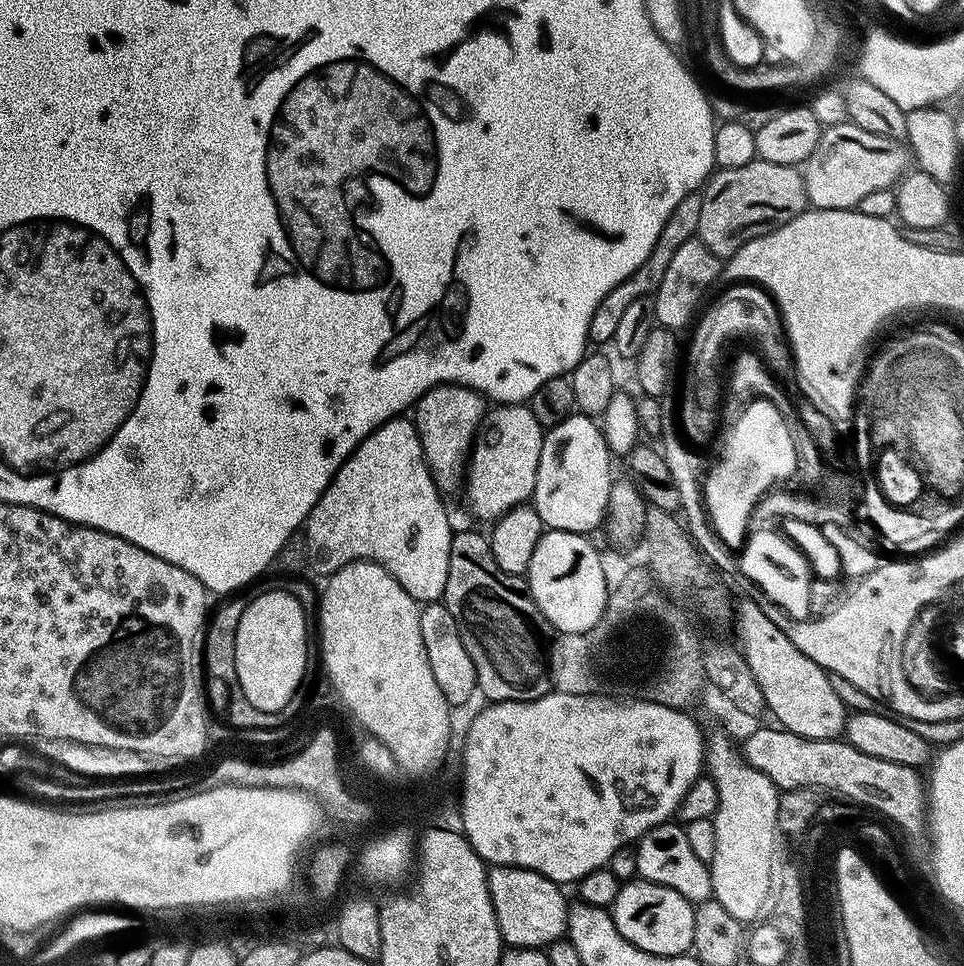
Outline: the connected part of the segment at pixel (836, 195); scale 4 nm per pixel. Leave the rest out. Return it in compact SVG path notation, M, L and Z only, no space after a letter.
M851 122L827 125L802 168L809 205L855 209L866 195L891 189L905 175L908 162L909 149L899 139L862 130Z

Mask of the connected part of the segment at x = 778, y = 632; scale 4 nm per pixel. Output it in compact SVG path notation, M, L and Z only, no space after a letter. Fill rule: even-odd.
M744 600L737 608L734 608L734 623L740 631L740 644L744 654L744 660L750 666L750 670L754 674L754 678L758 682L758 686L762 690L762 698L764 699L765 709L770 713L777 725L781 729L792 732L802 738L812 740L834 740L843 733L846 723L846 711L844 712L844 700L836 693L833 677L829 675L823 668L819 668L817 664L810 658L806 658L806 654L802 654L802 650L798 650L798 646L794 646L794 642L790 642L790 638L772 621L771 615L766 611L763 612L758 605L752 600Z

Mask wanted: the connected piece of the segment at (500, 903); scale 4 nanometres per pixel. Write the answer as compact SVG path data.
M498 864L488 868L488 889L505 945L544 950L567 933L570 904L560 893L563 892L561 885L550 878L534 870Z

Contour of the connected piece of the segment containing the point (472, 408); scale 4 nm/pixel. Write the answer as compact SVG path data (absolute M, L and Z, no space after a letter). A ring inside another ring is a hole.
M439 384L426 390L426 394L422 394L422 398L417 400L414 405L414 413L416 412L414 423L418 430L422 454L432 472L432 480L441 493L456 492L459 488L461 491L462 485L465 483L472 445L481 431L480 423L484 420L484 404L486 405L485 397L472 388L464 388L460 384Z

